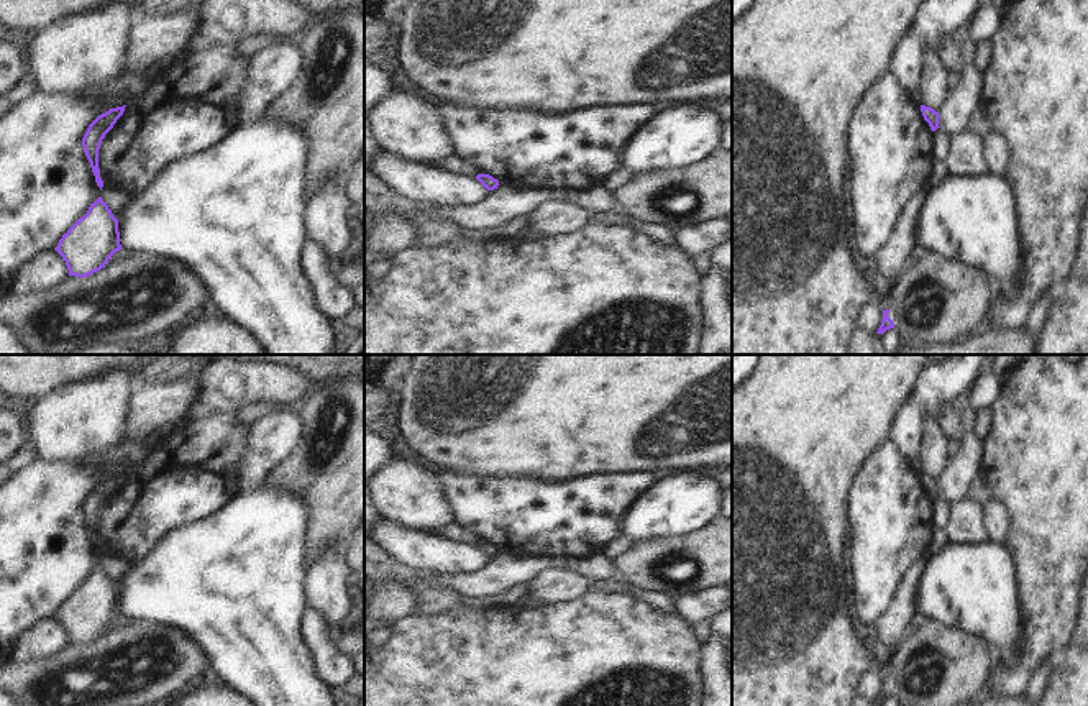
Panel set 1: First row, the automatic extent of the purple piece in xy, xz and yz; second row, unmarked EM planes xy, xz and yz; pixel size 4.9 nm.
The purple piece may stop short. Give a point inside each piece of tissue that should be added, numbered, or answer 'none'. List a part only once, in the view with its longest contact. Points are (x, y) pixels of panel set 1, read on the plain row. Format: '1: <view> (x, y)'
none

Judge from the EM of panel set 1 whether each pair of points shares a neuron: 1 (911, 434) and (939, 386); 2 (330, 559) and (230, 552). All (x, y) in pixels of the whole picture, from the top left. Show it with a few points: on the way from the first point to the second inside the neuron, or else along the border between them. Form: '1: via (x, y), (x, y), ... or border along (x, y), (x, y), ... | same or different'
1: via (911, 422), (913, 412), (928, 398) | same
2: border along (309, 562), (307, 598), (310, 601) | different

